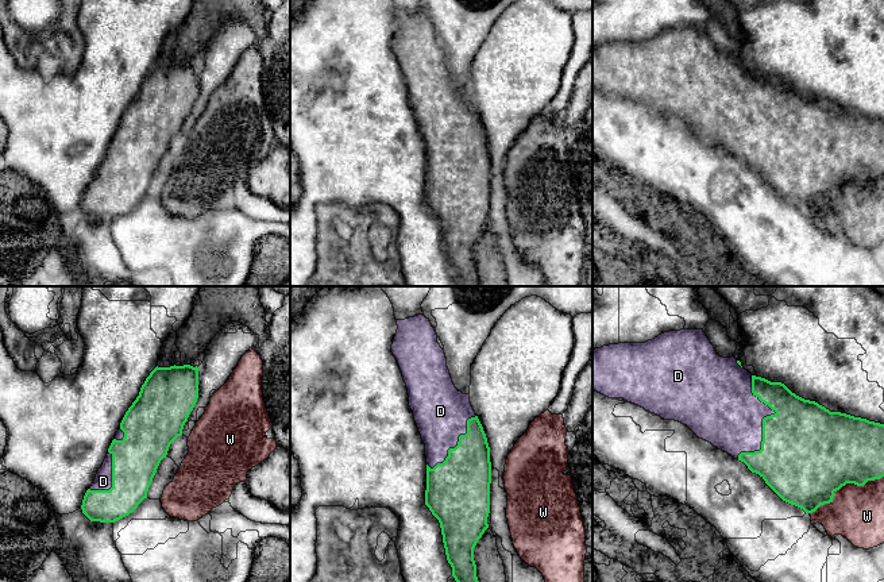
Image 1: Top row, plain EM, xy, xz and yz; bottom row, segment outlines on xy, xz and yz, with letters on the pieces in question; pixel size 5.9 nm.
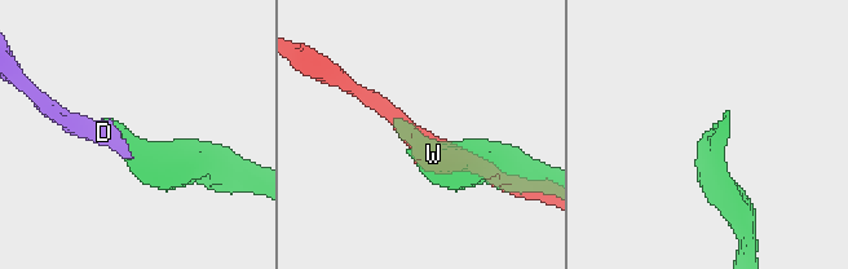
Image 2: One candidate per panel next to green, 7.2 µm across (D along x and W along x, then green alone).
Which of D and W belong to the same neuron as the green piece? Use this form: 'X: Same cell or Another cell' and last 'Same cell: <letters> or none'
D: Same cell
W: Another cell
Same cell: D

